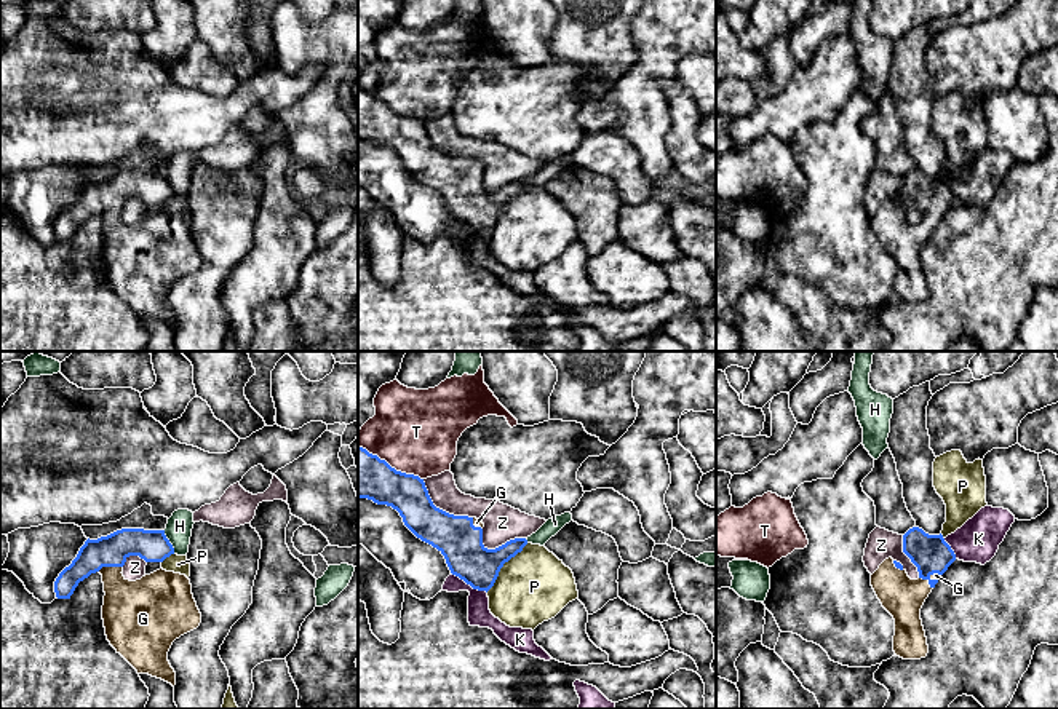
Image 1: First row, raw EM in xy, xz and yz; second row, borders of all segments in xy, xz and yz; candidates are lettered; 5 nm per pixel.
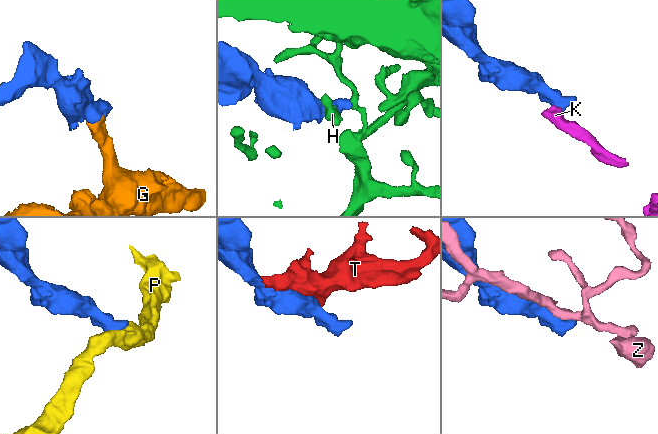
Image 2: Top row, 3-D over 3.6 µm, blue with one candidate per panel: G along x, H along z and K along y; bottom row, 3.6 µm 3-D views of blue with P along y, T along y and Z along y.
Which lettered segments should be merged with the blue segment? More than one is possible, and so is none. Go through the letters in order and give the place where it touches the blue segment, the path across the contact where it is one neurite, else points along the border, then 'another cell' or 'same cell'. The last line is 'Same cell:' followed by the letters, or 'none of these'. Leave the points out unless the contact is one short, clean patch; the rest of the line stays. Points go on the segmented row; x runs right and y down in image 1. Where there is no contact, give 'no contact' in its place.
G: meets blue in xy at (109, 566); same cell
H: meets blue in xy at (168, 542); border along xy (163, 530), (175, 553); another cell
K: meets blue in xz at (469, 583); border along xz (451, 572), (486, 593); another cell
P: meets blue in xz at (502, 566); border along xz (528, 543), (504, 564), (496, 582), (486, 591); another cell
T: meets blue in xz at (389, 465); another cell
Z: meets blue in xz at (441, 510); another cell
Same cell: G

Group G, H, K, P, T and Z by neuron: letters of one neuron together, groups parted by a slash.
G / H Z / K / P / T

